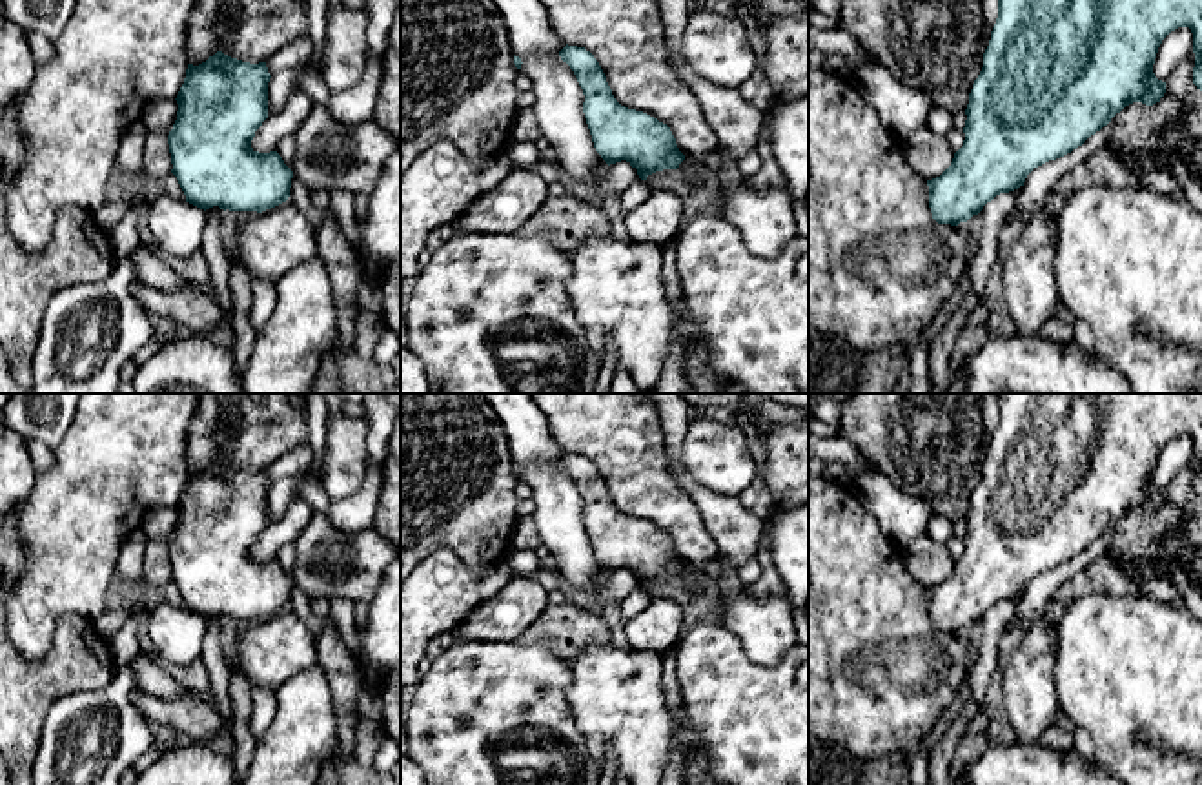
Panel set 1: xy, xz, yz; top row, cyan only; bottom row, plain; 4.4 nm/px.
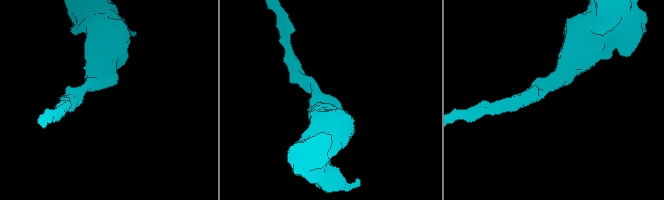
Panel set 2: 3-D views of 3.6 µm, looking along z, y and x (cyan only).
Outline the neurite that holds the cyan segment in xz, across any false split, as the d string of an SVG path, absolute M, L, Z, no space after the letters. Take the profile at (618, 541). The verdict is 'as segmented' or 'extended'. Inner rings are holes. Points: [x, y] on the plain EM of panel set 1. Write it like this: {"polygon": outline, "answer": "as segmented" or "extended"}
{"polygon": "M566 452L559 464L583 497L583 521L594 556L608 574L626 568L641 588L656 579L679 576L685 563L670 535L643 519L621 514L590 459Z", "answer": "as segmented"}

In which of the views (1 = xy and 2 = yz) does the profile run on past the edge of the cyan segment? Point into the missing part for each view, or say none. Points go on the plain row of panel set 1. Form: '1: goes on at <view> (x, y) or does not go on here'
1: does not go on here
2: does not go on here

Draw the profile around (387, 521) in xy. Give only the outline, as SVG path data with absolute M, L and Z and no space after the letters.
M401 412L393 423L382 474L382 488L375 510L373 528L390 543L401 546Z

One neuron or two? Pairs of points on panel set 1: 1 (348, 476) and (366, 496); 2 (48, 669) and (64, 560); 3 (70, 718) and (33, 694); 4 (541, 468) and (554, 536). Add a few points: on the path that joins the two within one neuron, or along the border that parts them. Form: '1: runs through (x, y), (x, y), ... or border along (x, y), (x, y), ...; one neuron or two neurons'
1: border along (368, 447), (363, 485), (334, 501); two neurons
2: border along (91, 620), (64, 614), (42, 656), (19, 651); two neurons
3: border along (90, 689), (64, 694), (48, 711), (37, 747); two neurons
4: runs through (550, 485), (554, 492), (554, 519); one neuron

